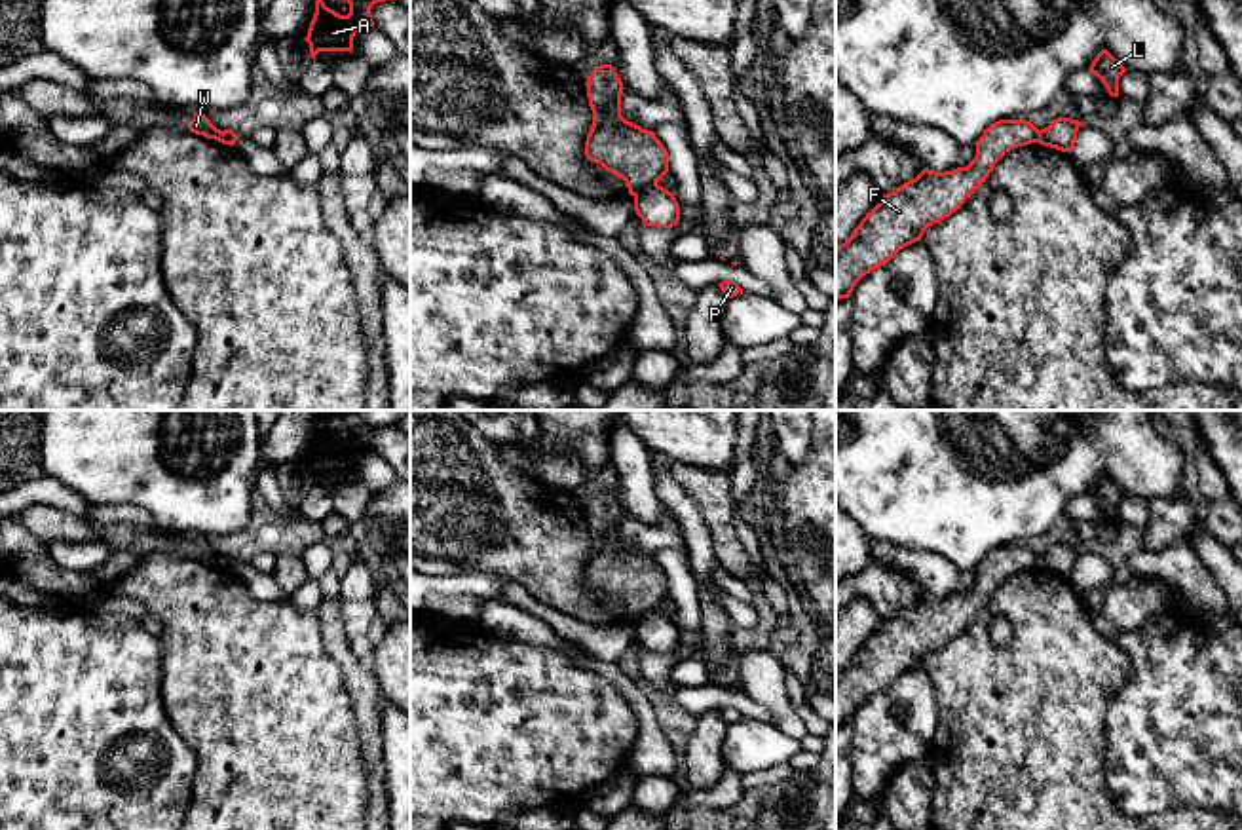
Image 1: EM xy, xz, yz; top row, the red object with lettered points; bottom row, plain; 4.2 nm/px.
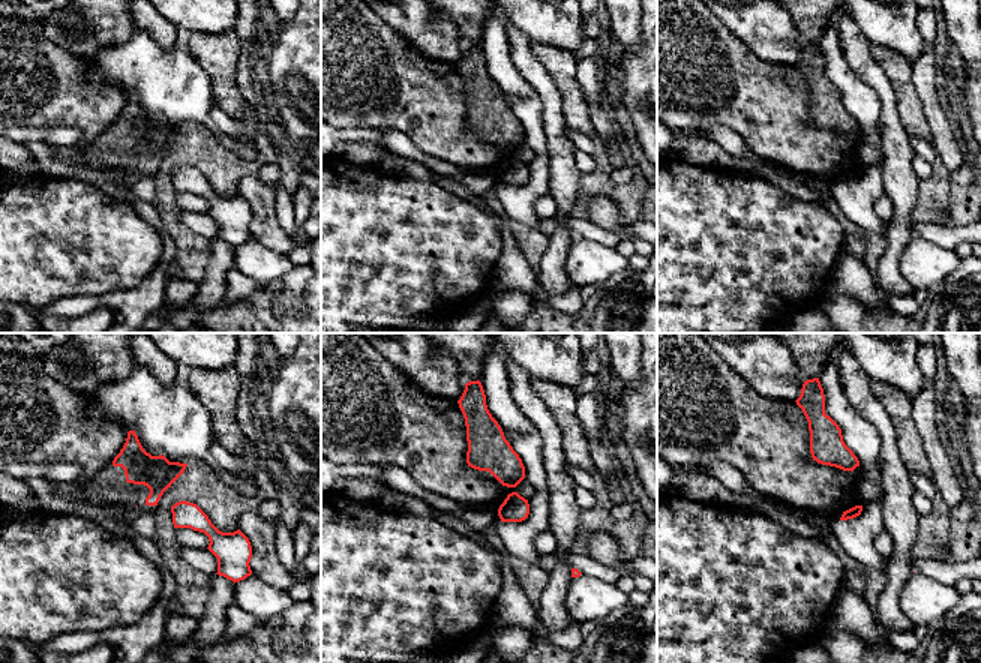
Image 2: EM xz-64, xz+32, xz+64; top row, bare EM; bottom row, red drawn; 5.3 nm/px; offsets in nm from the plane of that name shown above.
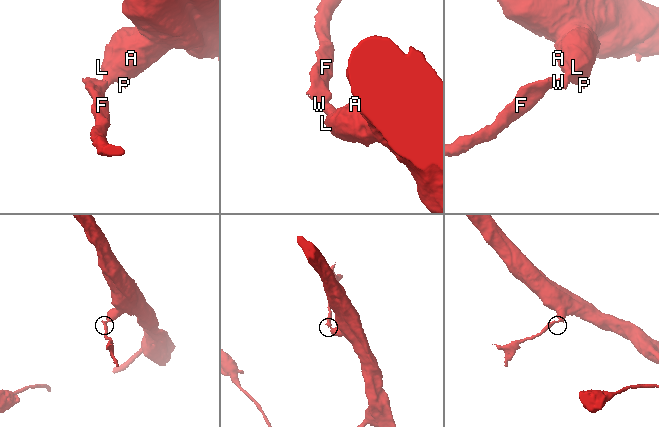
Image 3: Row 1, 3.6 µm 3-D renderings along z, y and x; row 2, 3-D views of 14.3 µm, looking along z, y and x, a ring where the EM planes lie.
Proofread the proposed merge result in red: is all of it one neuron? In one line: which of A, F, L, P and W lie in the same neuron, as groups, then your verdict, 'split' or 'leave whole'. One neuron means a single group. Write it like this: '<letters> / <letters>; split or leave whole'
A L P / F W; split

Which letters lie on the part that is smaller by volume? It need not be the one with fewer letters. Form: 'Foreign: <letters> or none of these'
Foreign: F, W

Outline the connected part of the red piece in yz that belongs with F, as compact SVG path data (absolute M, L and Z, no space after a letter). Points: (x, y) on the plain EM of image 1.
M999 545L991 549L974 568L976 581L967 593L951 596L923 594L915 604L904 608L894 617L883 619L879 629L866 638L851 663L836 672L836 727L849 724L856 708L872 695L887 689L900 674L921 667L925 655L951 638L955 638L967 623L980 613L989 602L995 589L1010 575L1037 568L1039 555L1020 545Z

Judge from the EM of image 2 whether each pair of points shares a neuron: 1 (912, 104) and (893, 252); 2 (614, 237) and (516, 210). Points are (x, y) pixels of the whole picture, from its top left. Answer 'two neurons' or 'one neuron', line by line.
1: two neurons
2: two neurons

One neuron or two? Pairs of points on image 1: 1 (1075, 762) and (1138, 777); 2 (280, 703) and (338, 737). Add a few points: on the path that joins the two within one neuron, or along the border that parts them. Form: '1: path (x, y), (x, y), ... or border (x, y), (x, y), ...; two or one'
1: border (1104, 724), (1104, 783), (1119, 810); two
2: path (295, 718), (314, 737), (323, 737); one

